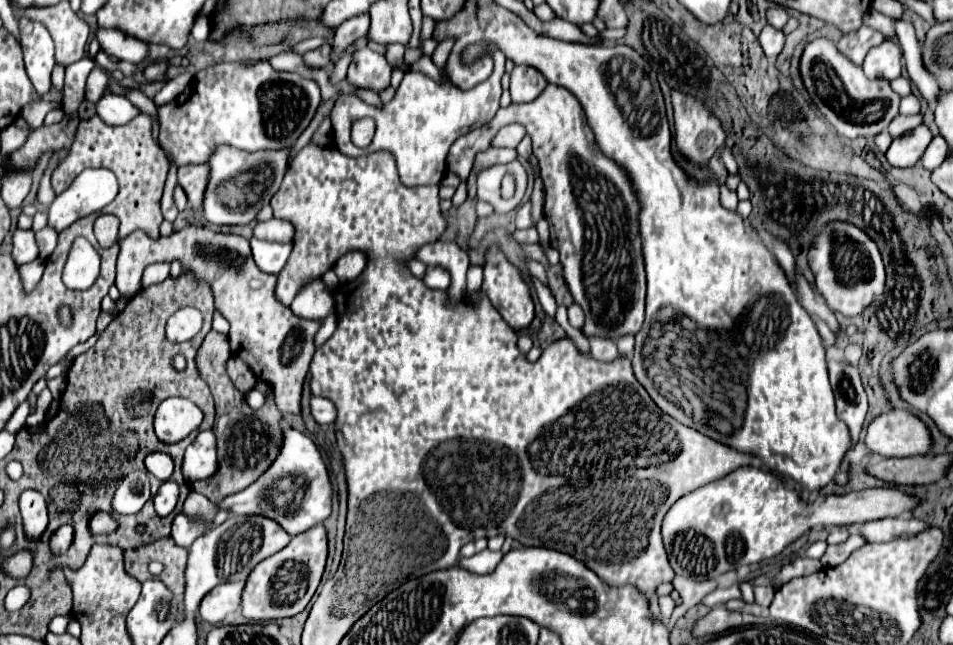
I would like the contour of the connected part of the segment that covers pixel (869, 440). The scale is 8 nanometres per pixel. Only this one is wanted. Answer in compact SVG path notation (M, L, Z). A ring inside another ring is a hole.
M909 411L881 413L865 433L865 445L881 457L913 457L933 449L929 427Z

